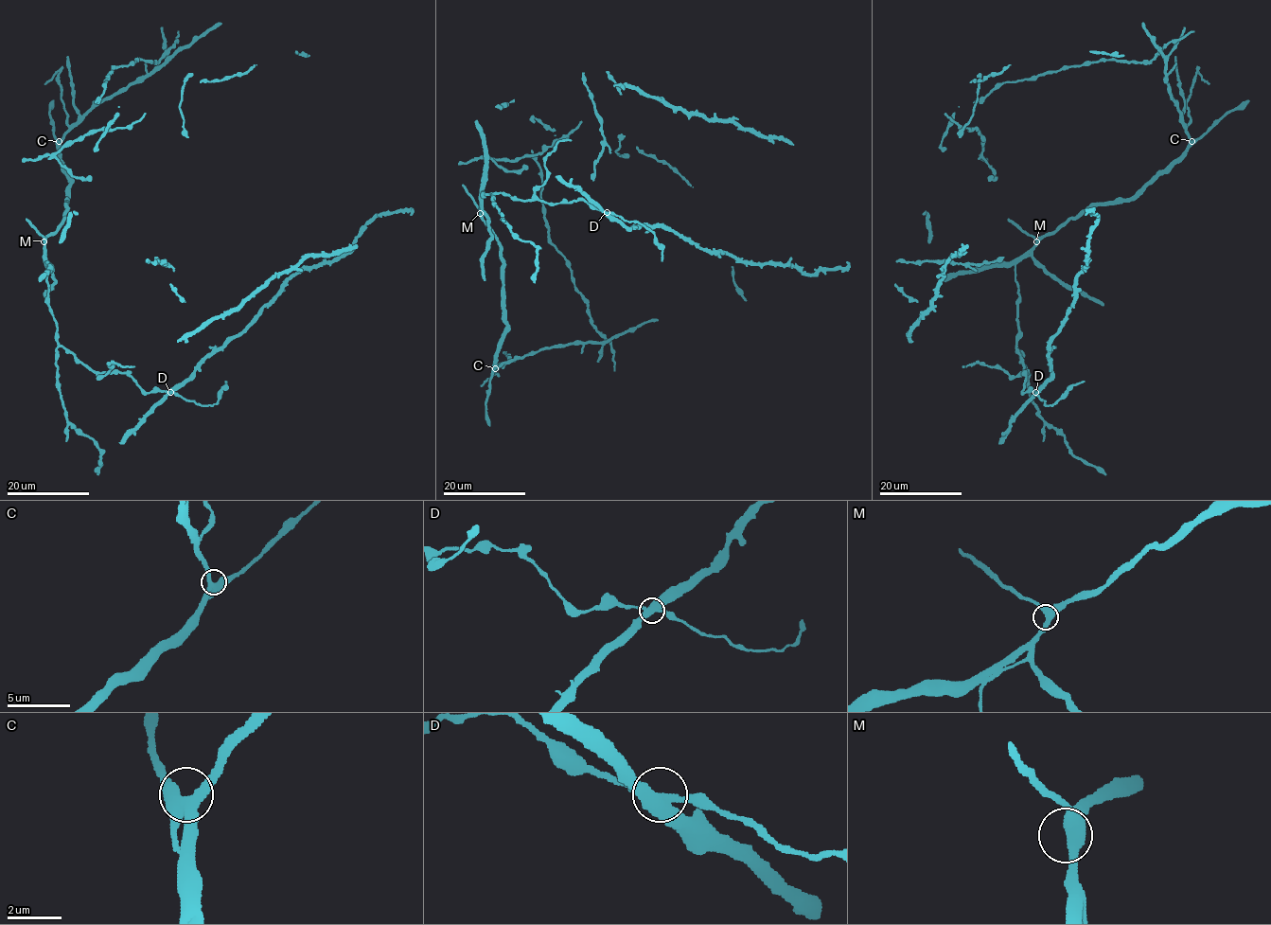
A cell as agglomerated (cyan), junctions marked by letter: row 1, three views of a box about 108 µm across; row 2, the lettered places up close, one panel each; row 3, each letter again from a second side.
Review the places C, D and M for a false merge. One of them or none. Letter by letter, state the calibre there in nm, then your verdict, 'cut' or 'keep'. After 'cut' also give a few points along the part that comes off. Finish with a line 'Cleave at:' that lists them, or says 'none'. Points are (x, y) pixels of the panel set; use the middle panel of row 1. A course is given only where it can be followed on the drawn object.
C: calibre 440 nm; keep
D: calibre 440 nm; keep
M: calibre 440 nm; keep
Cleave at: none

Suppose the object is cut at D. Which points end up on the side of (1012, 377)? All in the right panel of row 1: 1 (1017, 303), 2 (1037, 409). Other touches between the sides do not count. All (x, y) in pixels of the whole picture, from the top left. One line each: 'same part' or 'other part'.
1: same part
2: same part

